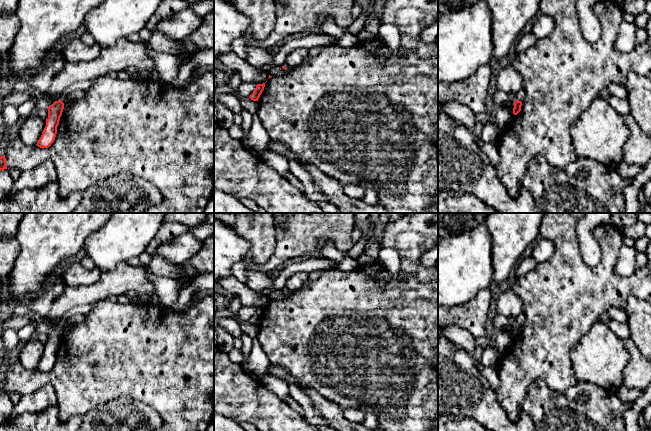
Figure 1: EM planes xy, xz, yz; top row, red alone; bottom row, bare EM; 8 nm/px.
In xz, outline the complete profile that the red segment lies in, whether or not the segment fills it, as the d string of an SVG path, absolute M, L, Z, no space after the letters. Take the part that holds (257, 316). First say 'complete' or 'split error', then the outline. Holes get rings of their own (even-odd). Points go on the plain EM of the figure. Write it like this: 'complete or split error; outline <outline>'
complete; outline M265 307L263 308L257 308L255 314L253 315L253 317L250 319L250 323L253 325L258 325L260 319L262 318L263 314L265 311Z

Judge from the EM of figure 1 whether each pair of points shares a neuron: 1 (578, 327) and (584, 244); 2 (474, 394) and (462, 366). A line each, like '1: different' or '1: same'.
1: different
2: same

